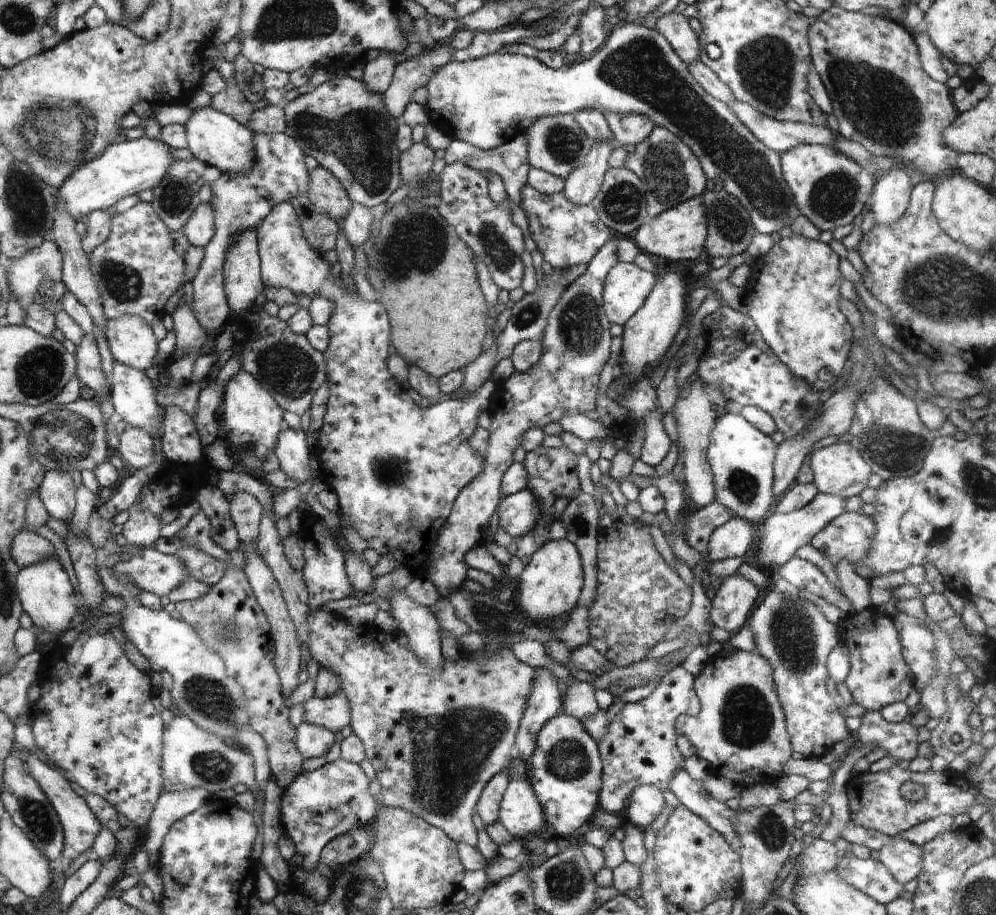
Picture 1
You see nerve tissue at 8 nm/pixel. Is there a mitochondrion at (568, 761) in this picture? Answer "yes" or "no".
yes

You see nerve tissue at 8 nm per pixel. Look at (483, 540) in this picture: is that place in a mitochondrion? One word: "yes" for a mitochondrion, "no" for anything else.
no

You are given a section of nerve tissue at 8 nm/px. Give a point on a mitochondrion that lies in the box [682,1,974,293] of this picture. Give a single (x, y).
(878, 111)

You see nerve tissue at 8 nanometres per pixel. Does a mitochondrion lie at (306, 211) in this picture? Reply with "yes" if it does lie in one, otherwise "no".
no

